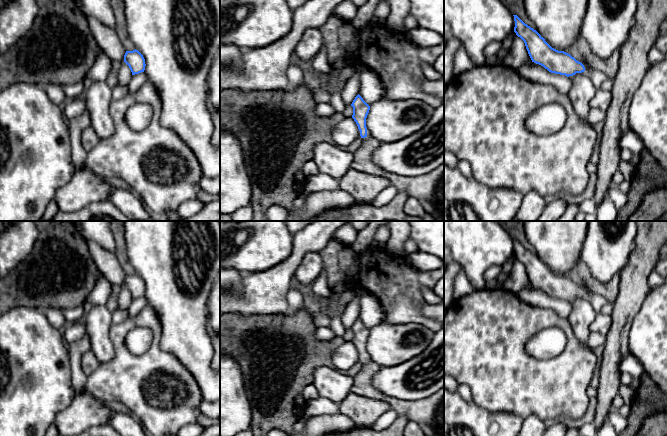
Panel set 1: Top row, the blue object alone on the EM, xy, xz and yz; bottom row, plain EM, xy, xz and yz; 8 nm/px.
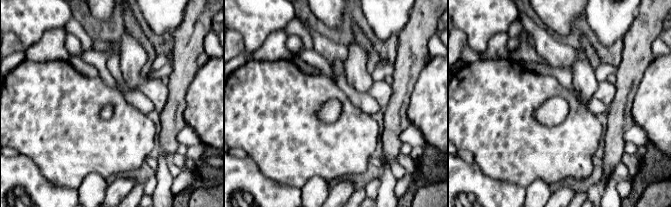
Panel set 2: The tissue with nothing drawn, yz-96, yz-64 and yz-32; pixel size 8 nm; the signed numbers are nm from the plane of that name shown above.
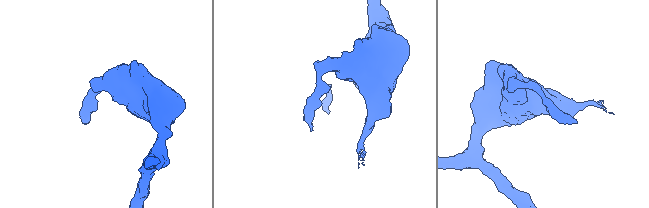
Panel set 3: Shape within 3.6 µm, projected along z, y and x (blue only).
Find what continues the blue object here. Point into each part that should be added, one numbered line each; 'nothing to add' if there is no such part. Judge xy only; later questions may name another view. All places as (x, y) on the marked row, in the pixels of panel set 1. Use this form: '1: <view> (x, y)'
nothing to add

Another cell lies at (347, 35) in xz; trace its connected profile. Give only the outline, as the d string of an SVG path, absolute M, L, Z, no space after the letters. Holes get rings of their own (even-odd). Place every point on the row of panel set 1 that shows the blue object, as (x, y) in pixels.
M345 25L339 30L339 41L340 45L348 52L349 56L347 58L341 58L332 64L333 69L341 69L346 66L353 66L354 58L352 55L355 53L358 45L356 38L356 31L351 25Z

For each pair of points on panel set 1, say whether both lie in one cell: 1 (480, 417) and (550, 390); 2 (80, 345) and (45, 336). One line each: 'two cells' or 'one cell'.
1: two cells
2: two cells

